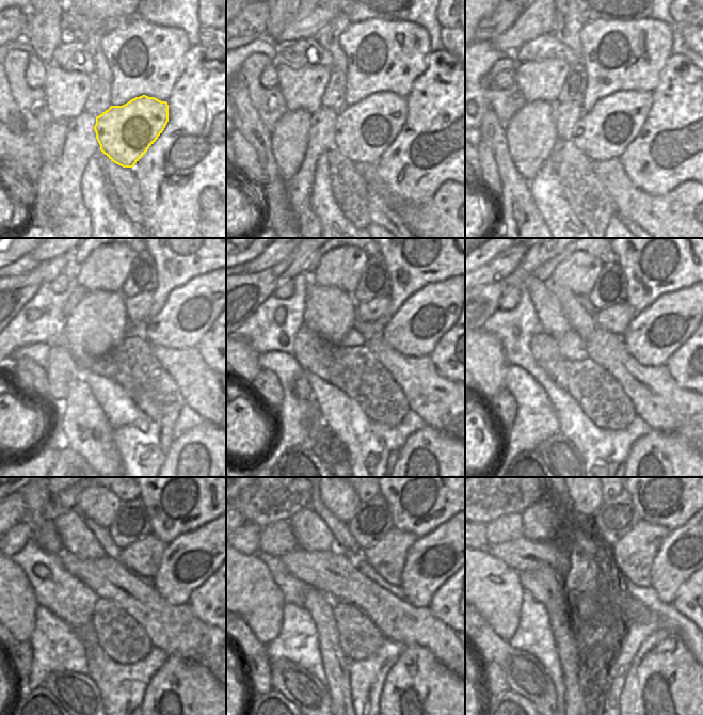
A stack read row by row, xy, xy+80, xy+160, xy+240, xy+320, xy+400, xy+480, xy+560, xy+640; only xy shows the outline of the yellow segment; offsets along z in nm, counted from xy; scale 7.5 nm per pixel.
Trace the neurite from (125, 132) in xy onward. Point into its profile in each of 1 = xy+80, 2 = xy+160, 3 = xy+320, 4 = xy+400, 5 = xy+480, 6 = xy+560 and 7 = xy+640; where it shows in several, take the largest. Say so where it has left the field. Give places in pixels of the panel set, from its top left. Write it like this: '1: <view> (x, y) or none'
1: xy+80 (363, 131)
2: xy+160 (605, 132)
3: xy+320 (415, 330)
4: xy+400 (652, 336)
5: xy+480 (191, 558)
6: xy+560 (434, 557)
7: xy+640 (682, 553)

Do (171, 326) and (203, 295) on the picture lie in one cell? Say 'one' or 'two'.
one

